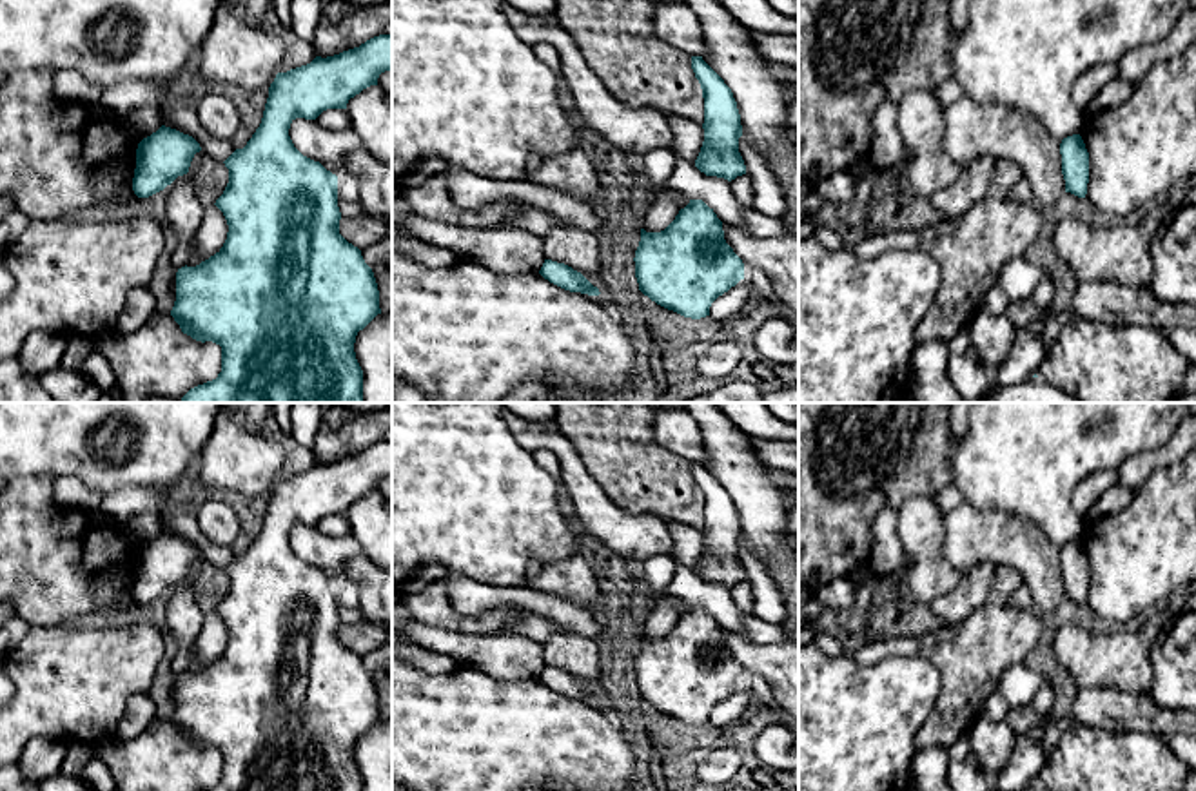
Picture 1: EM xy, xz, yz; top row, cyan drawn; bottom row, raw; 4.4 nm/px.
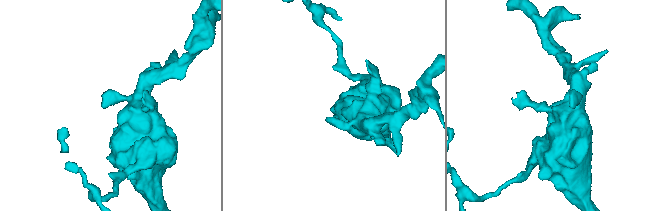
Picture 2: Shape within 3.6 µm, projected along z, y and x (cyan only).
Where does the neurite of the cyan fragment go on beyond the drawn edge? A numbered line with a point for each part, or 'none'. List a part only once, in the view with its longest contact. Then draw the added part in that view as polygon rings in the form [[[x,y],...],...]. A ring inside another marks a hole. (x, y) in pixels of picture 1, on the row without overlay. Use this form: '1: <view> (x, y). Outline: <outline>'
none

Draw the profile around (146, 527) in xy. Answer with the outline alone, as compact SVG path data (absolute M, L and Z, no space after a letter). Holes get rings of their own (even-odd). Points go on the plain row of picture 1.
M162 510L142 512L134 519L127 521L125 528L132 541L142 548L163 532Z

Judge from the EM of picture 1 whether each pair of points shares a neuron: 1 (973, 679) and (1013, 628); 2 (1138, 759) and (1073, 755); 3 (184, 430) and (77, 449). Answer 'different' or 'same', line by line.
1: same
2: same
3: same

